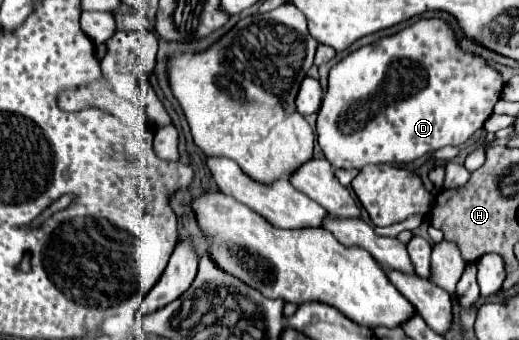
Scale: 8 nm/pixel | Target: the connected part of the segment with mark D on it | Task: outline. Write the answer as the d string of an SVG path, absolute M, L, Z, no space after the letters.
M421 19L417 21L415 25L399 31L397 35L391 35L391 37L385 37L373 45L367 45L367 47L361 47L353 53L349 53L343 61L339 61L331 73L329 73L329 89L323 97L323 105L319 109L319 117L317 117L317 141L323 149L323 155L325 159L331 161L333 167L337 169L361 169L365 165L377 165L377 163L393 163L393 165L401 165L401 163L411 163L427 153L433 153L445 145L463 145L477 129L483 127L483 123L487 121L487 117L493 113L493 105L499 101L499 95L503 91L503 81L501 81L501 75L491 69L485 59L477 57L477 55L471 55L471 53L465 53L457 41L455 41L455 35L453 35L453 29L449 27L447 21L443 19Z

